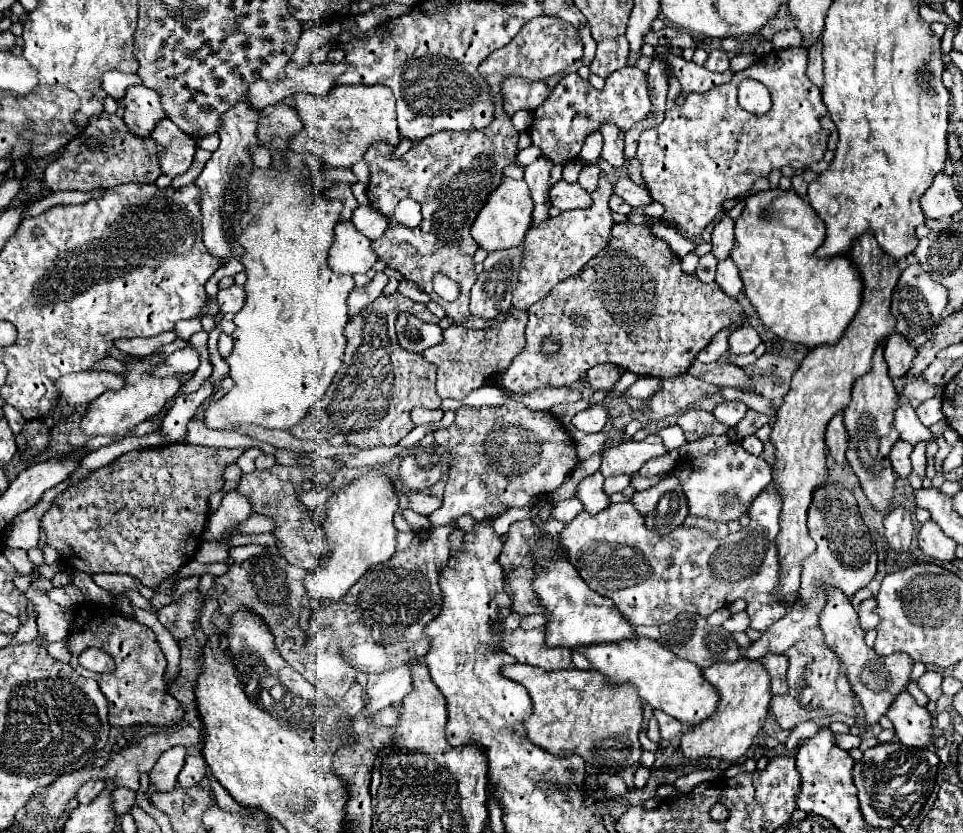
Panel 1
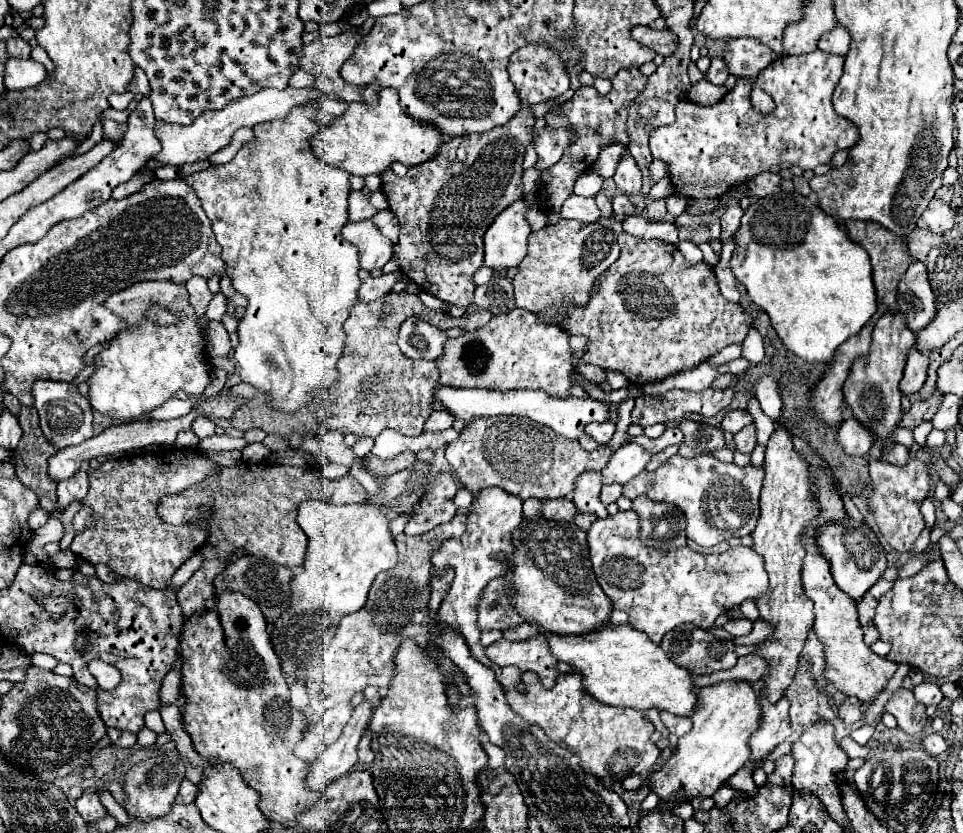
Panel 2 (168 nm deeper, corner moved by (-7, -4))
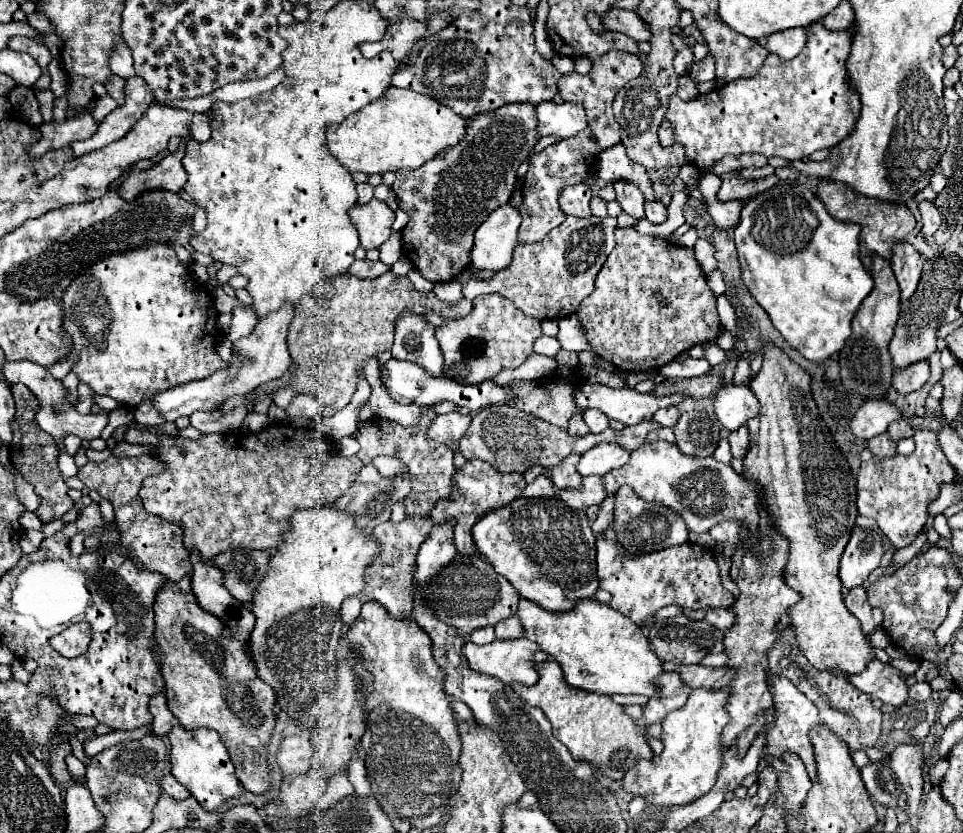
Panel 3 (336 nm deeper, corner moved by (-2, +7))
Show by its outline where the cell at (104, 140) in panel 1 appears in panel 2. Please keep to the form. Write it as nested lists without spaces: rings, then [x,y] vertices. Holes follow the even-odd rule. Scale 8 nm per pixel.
[[[105,120],[103,122],[103,136],[107,140],[111,140],[115,146],[123,140],[123,134],[127,130],[126,123],[113,122],[113,120]]]

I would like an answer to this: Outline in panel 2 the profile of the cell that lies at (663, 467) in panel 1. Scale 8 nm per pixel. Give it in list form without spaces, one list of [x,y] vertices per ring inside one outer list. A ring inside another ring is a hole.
[[[669,446],[669,448],[665,448],[663,452],[659,452],[659,454],[655,454],[651,460],[649,460],[649,464],[647,464],[647,470],[651,472],[651,470],[655,470],[655,468],[659,468],[661,464],[665,464],[671,456],[675,456],[679,452],[679,446]]]

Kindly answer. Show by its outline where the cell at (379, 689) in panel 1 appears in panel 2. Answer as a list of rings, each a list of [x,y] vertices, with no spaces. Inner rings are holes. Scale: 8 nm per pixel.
[[[363,700],[355,710],[351,720],[347,722],[343,734],[337,742],[329,744],[325,752],[315,760],[311,772],[307,776],[307,784],[313,790],[325,790],[335,778],[347,774],[357,762],[357,744],[361,740],[363,730],[367,728],[373,714],[373,706],[369,700]]]

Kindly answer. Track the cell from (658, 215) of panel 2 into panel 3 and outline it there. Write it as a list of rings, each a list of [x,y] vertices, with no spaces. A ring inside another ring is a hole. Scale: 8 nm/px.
[[[660,201],[646,203],[646,219],[650,223],[664,223],[666,215],[668,215],[668,211],[666,211],[666,207]]]

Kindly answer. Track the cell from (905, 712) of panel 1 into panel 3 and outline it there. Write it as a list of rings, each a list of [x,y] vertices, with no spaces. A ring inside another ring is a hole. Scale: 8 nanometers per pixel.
[[[870,659],[862,673],[846,675],[846,679],[862,693],[872,699],[882,699],[882,703],[892,707],[900,707],[908,699],[908,685],[900,679],[898,669],[878,659]]]

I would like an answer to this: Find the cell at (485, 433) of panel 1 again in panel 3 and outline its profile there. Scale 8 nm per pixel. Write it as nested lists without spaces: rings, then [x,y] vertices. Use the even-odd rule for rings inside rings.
[[[494,405],[488,409],[482,409],[470,423],[468,431],[464,433],[464,437],[458,443],[458,449],[462,451],[462,455],[466,459],[482,459],[488,461],[492,465],[496,465],[496,469],[500,469],[502,473],[524,473],[528,467],[540,463],[544,467],[552,467],[558,465],[564,457],[568,457],[570,453],[586,453],[590,451],[594,445],[598,443],[616,443],[624,449],[638,449],[648,431],[660,427],[656,421],[642,421],[638,425],[632,427],[624,427],[622,431],[614,431],[614,429],[606,429],[602,433],[588,433],[584,437],[572,437],[570,433],[566,433],[564,429],[558,429],[554,425],[548,425],[546,421],[538,419],[538,417],[530,417],[524,411],[518,411],[512,405]]]

